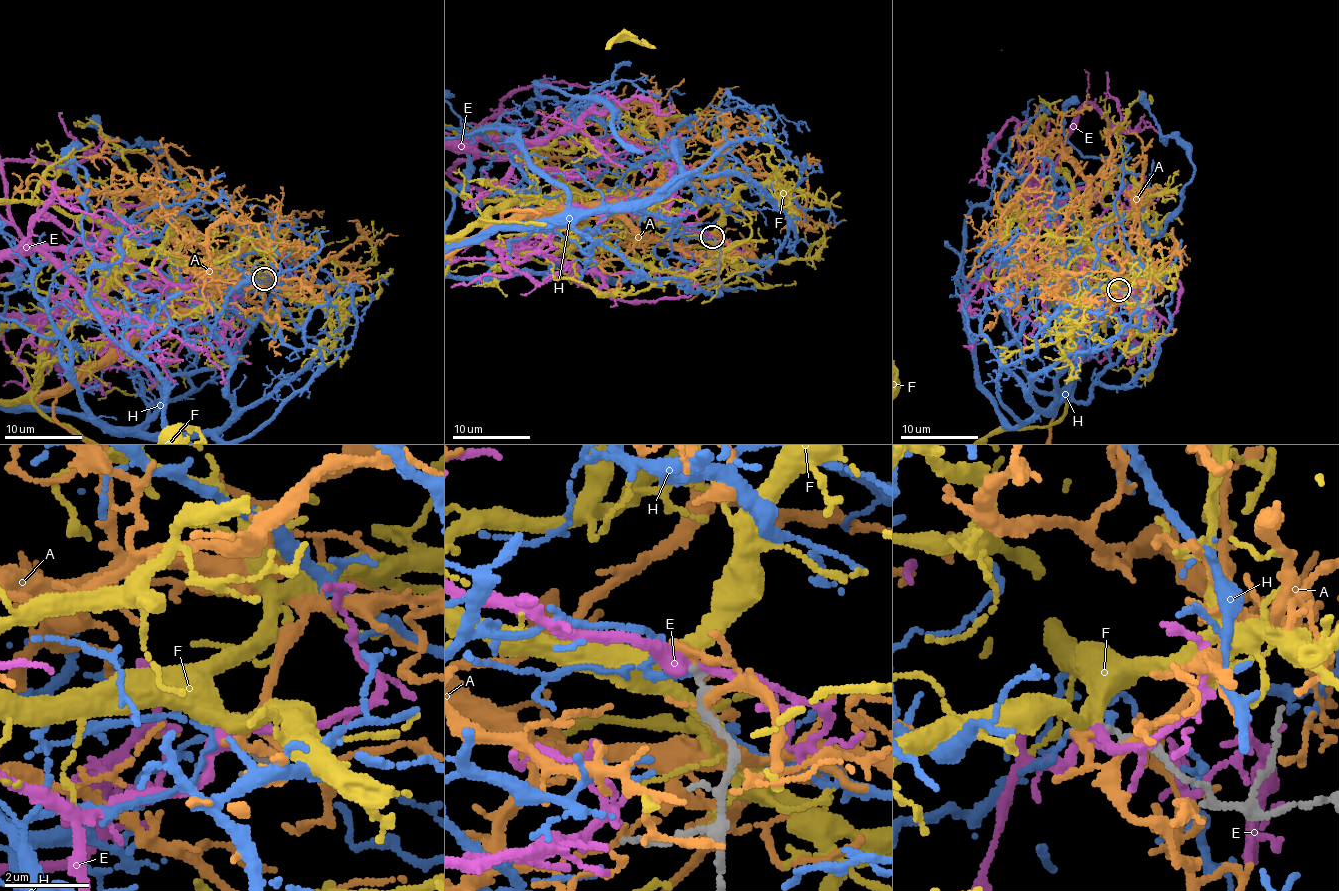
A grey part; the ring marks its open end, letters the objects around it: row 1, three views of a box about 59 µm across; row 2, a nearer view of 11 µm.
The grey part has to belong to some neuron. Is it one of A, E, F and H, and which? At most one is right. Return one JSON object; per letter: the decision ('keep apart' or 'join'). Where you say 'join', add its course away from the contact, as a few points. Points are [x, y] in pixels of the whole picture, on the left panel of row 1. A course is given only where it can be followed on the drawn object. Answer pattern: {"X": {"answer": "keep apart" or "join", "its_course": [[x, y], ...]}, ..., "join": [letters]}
{"A": {"answer": "keep apart"}, "E": {"answer": "keep apart"}, "F": {"answer": "join"}, "H": {"answer": "keep apart"}, "join": ["F"]}

